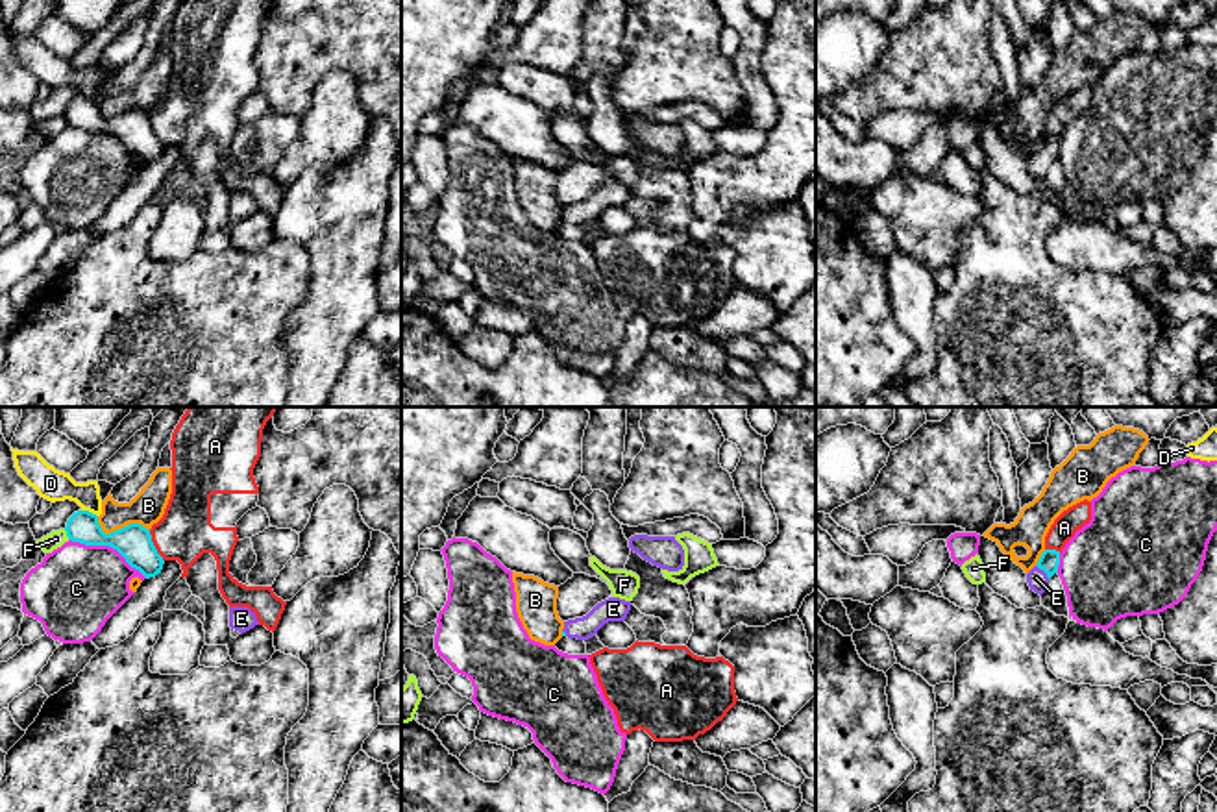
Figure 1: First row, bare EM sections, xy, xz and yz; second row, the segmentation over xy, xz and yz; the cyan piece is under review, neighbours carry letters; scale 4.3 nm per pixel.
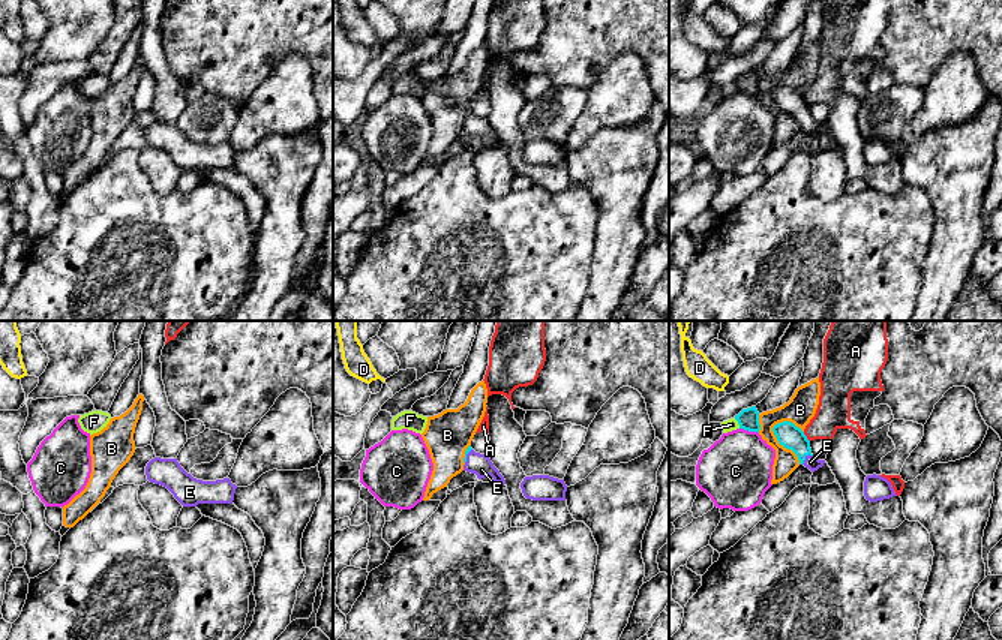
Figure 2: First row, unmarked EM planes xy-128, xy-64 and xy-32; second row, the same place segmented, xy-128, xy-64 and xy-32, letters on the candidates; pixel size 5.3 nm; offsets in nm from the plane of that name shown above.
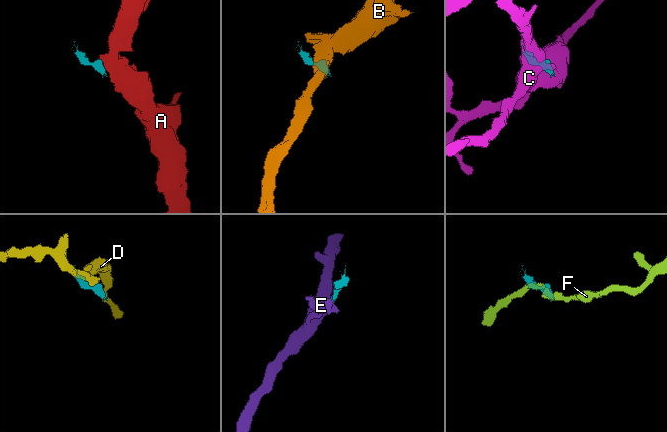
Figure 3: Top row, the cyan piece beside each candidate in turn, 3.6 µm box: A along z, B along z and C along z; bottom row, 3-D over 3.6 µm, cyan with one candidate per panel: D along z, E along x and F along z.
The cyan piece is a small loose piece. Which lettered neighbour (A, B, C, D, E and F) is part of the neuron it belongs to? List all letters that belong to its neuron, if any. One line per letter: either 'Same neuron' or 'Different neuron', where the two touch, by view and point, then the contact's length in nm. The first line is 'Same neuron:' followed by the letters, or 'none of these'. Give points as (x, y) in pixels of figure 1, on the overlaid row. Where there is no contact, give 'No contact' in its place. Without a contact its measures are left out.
Same neuron: E
A: Different neuron. Touches cyan at xy (154, 546). Shared border 160 nm
B: Different neuron. Touches cyan at xy (119, 529). Shared border 240 nm
C: Different neuron. Touches cyan at xy (108, 544). Shared border 380 nm
D: Different neuron. Touches cyan at xy (87, 511). Shared border 80 nm
E: Same neuron. Touches cyan at yz (1044, 570). Shared border 90 nm
F: Different neuron. Touches cyan at xy (67, 535). Shared border 50 nm

